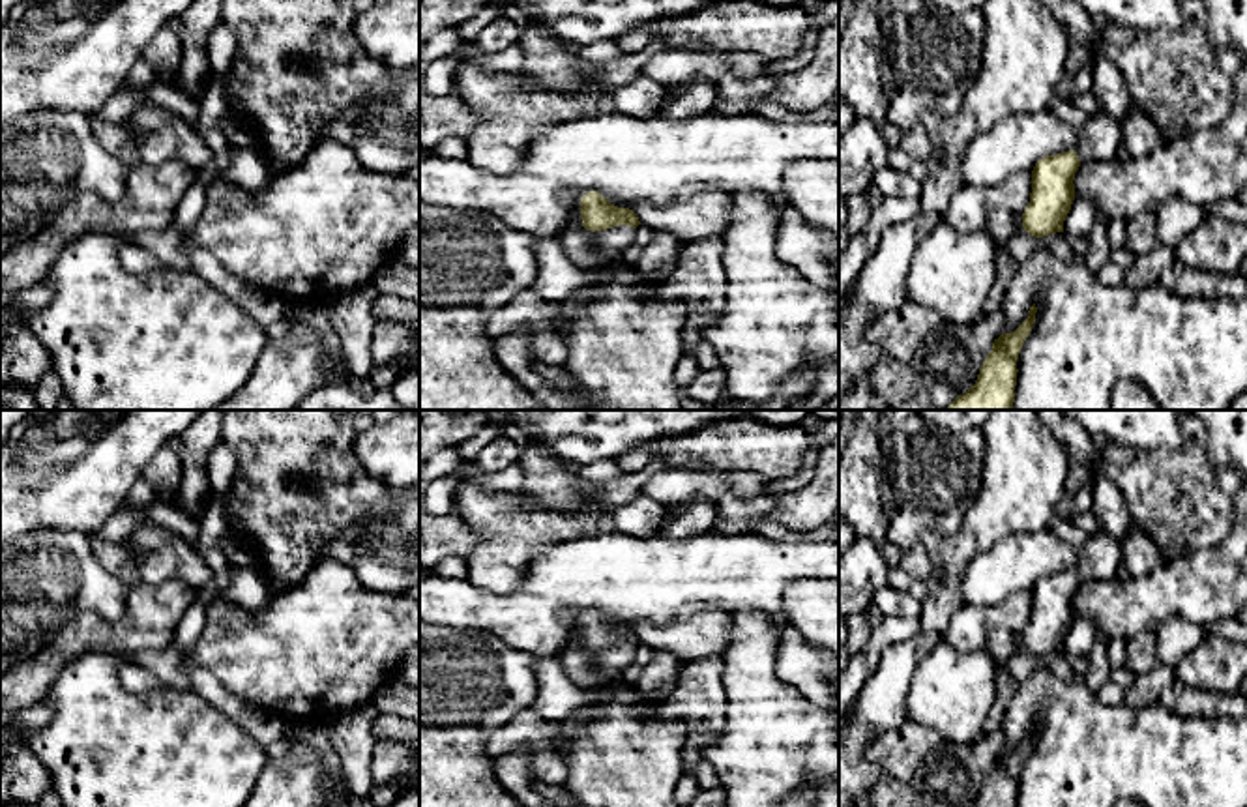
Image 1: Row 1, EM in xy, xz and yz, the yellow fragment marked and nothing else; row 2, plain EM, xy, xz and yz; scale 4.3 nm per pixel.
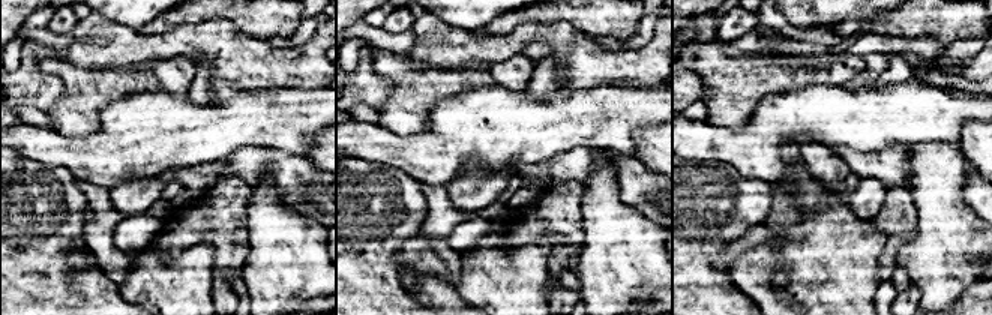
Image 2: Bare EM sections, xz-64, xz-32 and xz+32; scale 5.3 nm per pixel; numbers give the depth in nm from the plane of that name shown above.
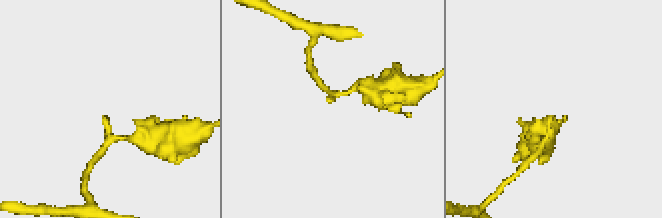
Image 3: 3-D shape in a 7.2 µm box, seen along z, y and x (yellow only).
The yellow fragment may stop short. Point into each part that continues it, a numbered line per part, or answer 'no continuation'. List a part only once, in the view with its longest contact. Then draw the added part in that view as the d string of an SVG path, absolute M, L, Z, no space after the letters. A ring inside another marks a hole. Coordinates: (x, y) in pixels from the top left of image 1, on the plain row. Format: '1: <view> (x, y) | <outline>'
1: xz (586, 669) | M620 644L607 650L569 648L558 655L565 676L580 689L597 689L635 661L635 646Z

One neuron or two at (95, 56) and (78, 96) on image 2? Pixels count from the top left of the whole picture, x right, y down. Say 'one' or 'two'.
two

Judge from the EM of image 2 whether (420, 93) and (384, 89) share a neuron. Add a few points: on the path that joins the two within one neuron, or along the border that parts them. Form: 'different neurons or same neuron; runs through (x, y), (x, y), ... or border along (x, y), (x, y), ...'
different neurons; border along (371, 62), (393, 86), (381, 108)

